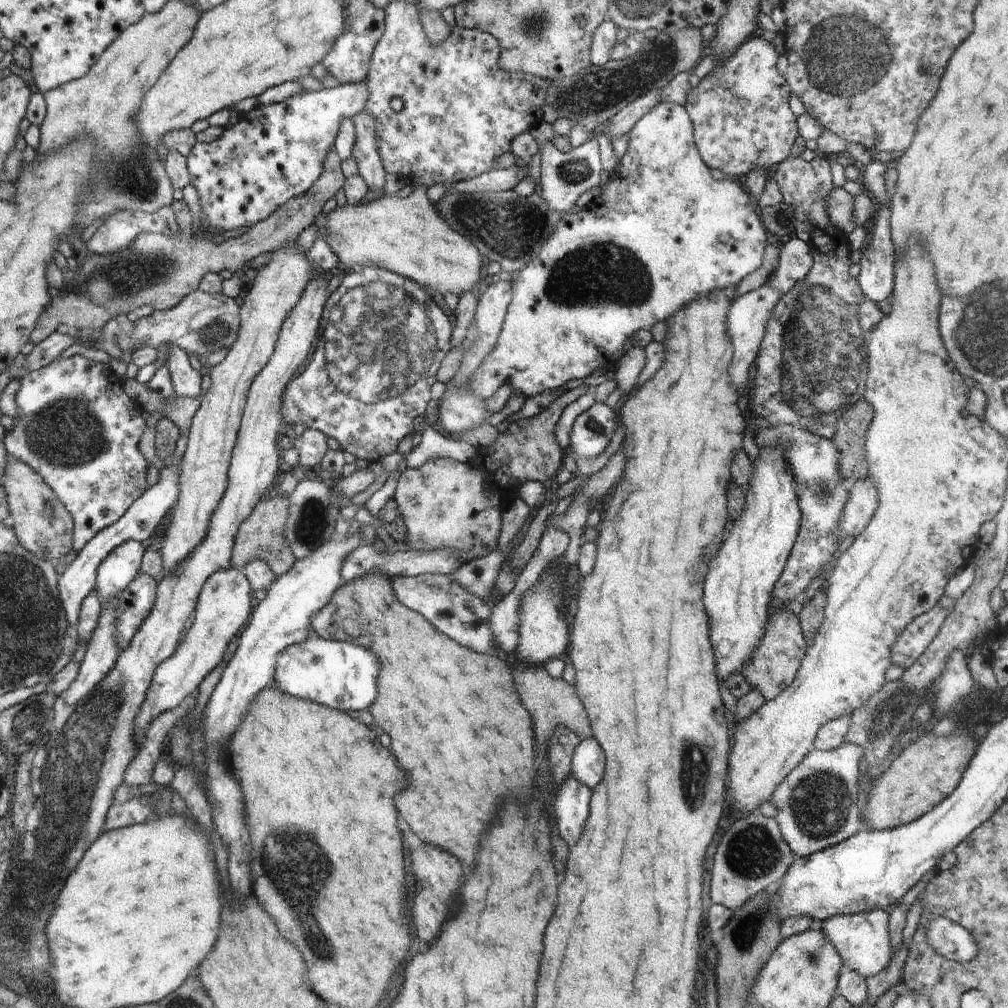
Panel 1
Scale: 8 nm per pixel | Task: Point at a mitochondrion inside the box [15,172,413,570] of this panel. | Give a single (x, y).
(67, 431)

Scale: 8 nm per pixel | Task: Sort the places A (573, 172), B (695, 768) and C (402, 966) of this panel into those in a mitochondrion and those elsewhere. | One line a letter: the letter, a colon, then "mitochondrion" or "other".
A: mitochondrion
B: mitochondrion
C: other

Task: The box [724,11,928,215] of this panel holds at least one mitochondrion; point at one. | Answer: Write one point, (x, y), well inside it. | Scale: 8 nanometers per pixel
(833, 46)

